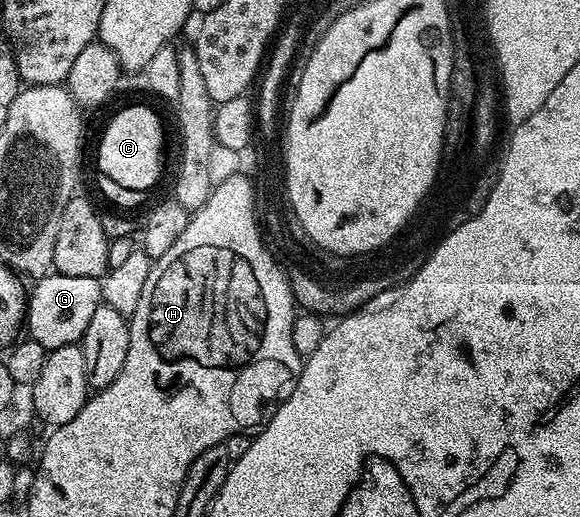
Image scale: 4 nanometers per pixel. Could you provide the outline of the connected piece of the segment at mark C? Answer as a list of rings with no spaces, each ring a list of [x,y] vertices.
[[[125,106],[109,123],[105,126],[105,131],[101,134],[101,143],[97,146],[97,170],[100,173],[111,176],[118,184],[123,184],[124,188],[141,189],[152,191],[152,186],[162,181],[162,161],[163,161],[163,135],[161,129],[161,119],[158,111],[152,110],[149,106]]]

